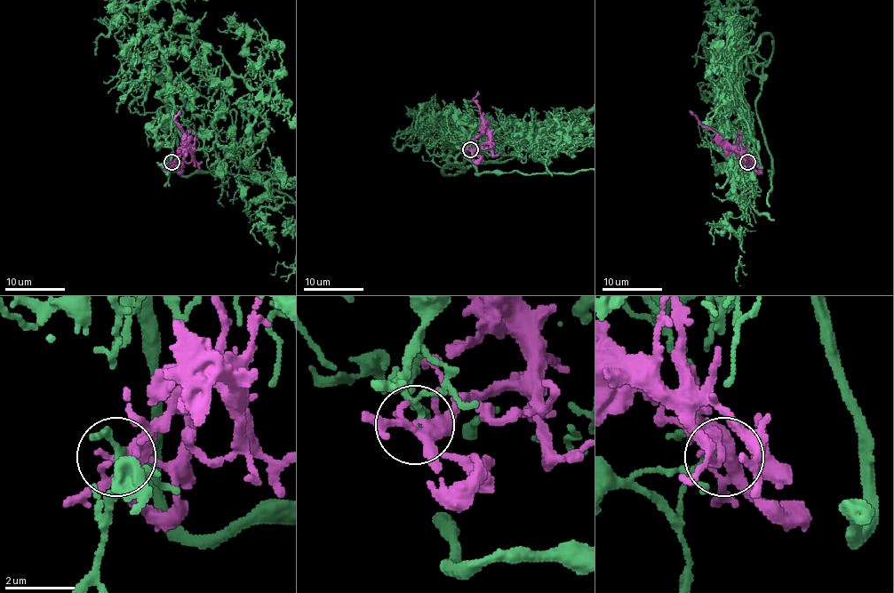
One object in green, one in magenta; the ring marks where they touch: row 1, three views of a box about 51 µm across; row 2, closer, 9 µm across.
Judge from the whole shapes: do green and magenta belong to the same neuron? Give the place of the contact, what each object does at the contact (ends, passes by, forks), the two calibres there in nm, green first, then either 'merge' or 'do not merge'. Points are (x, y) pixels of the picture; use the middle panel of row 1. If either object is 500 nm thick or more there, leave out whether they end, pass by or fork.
(470, 149) | green passes by | magenta forks | 120/320 nm | merge

